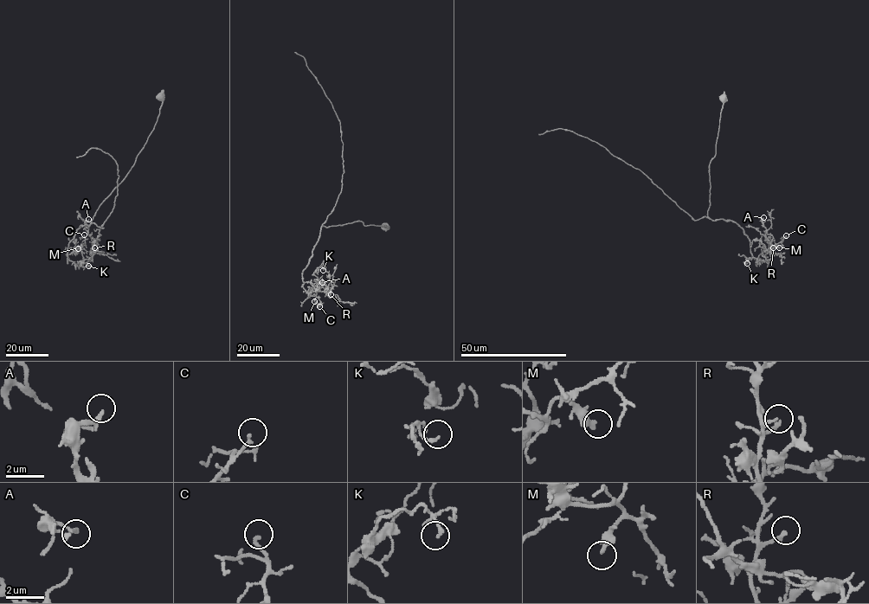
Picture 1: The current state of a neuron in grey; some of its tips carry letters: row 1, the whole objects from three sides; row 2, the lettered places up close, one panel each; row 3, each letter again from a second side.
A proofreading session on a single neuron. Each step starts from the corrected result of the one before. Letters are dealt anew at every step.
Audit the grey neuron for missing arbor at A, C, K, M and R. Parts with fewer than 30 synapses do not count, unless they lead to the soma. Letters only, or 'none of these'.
R

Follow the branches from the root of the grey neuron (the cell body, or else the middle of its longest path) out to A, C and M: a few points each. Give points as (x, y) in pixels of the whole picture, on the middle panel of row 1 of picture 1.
A: (386, 228), (359, 221), (321, 226), (302, 273), (304, 281), (327, 293), (322, 282)
C: (386, 228), (365, 226), (359, 221), (321, 226), (318, 240), (302, 273), (303, 288), (318, 298), (319, 306)
M: (386, 228), (365, 226), (359, 221), (321, 226), (318, 240), (302, 273), (302, 287), (316, 296), (314, 301)

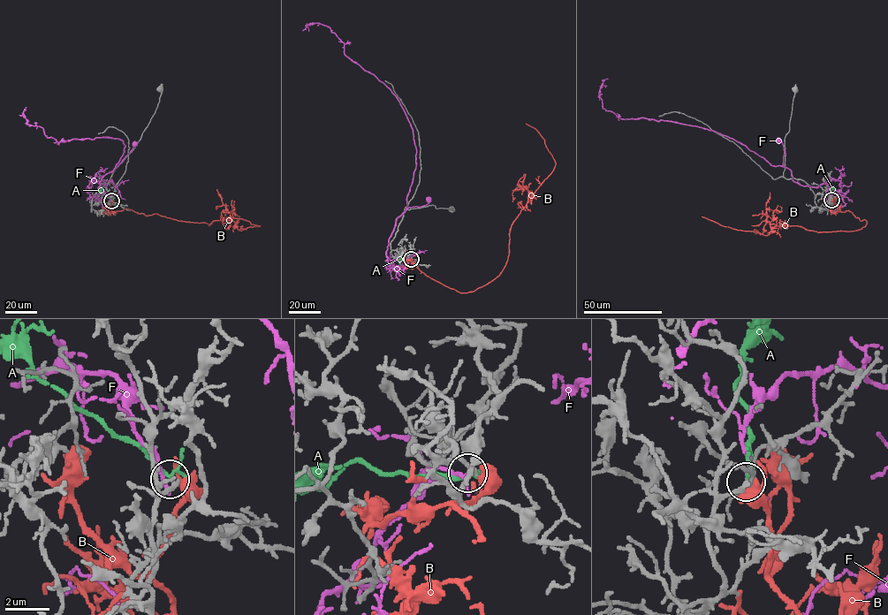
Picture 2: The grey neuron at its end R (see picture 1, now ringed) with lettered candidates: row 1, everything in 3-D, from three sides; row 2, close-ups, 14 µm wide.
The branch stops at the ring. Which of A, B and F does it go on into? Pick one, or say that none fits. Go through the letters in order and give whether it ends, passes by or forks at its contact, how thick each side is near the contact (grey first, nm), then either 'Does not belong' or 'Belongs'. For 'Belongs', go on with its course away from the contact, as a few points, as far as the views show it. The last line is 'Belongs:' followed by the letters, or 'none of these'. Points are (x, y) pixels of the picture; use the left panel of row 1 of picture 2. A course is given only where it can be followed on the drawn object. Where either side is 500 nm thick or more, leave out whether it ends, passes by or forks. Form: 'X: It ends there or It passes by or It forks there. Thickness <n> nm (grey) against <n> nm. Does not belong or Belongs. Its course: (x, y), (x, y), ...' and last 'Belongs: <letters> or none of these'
A: It passes by. Thickness 200 nm (grey) against 150 nm. Belongs. Its course: (111, 200), (102, 193), (102, 186)
B: It passes by. Thickness 200 nm (grey) against 480 nm. Does not belong
F: It ends there. Thickness 240 nm (grey) against 160 nm. Does not belong
Belongs: A

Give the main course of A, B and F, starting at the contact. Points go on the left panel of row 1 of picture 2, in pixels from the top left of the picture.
A: (111, 200), (102, 193), (102, 186)
B: (112, 201), (113, 211), (127, 208), (209, 225), (231, 219), (239, 230), (260, 226), (232, 218)
F: (111, 201), (107, 193), (91, 197), (87, 186), (90, 192), (95, 190), (102, 178), (121, 162), (134, 144)

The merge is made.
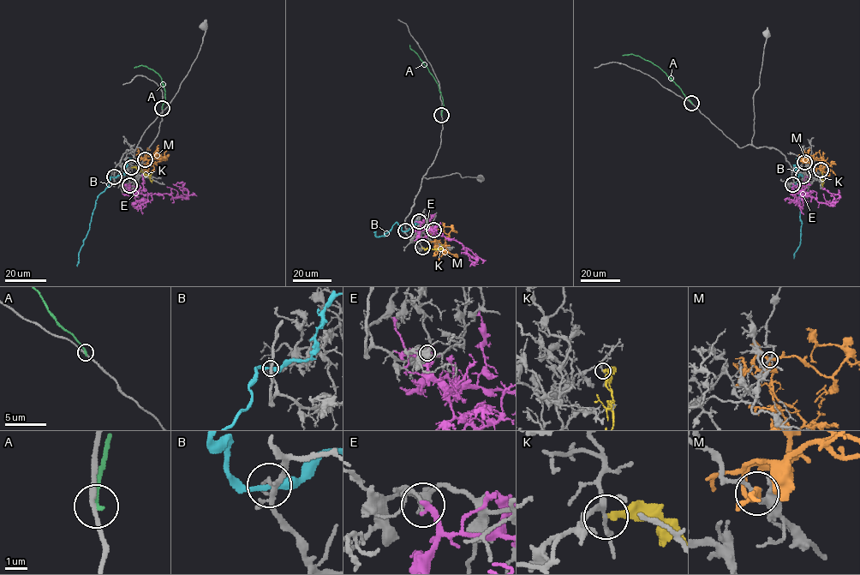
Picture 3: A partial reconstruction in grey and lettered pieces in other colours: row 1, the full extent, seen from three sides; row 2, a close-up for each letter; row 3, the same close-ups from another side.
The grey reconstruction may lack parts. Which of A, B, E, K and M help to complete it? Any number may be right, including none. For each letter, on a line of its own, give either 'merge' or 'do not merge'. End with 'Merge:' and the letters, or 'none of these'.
A: do not merge
B: do not merge
E: do not merge
K: do not merge
M: do not merge
Merge: none of these

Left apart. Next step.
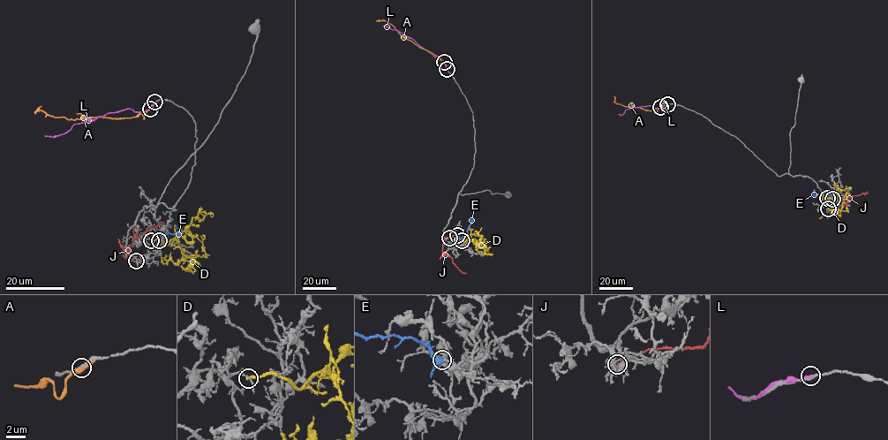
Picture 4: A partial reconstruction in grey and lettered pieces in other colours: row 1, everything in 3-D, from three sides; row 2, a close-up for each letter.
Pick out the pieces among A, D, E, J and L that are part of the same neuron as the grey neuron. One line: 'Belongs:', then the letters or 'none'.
Belongs: E

